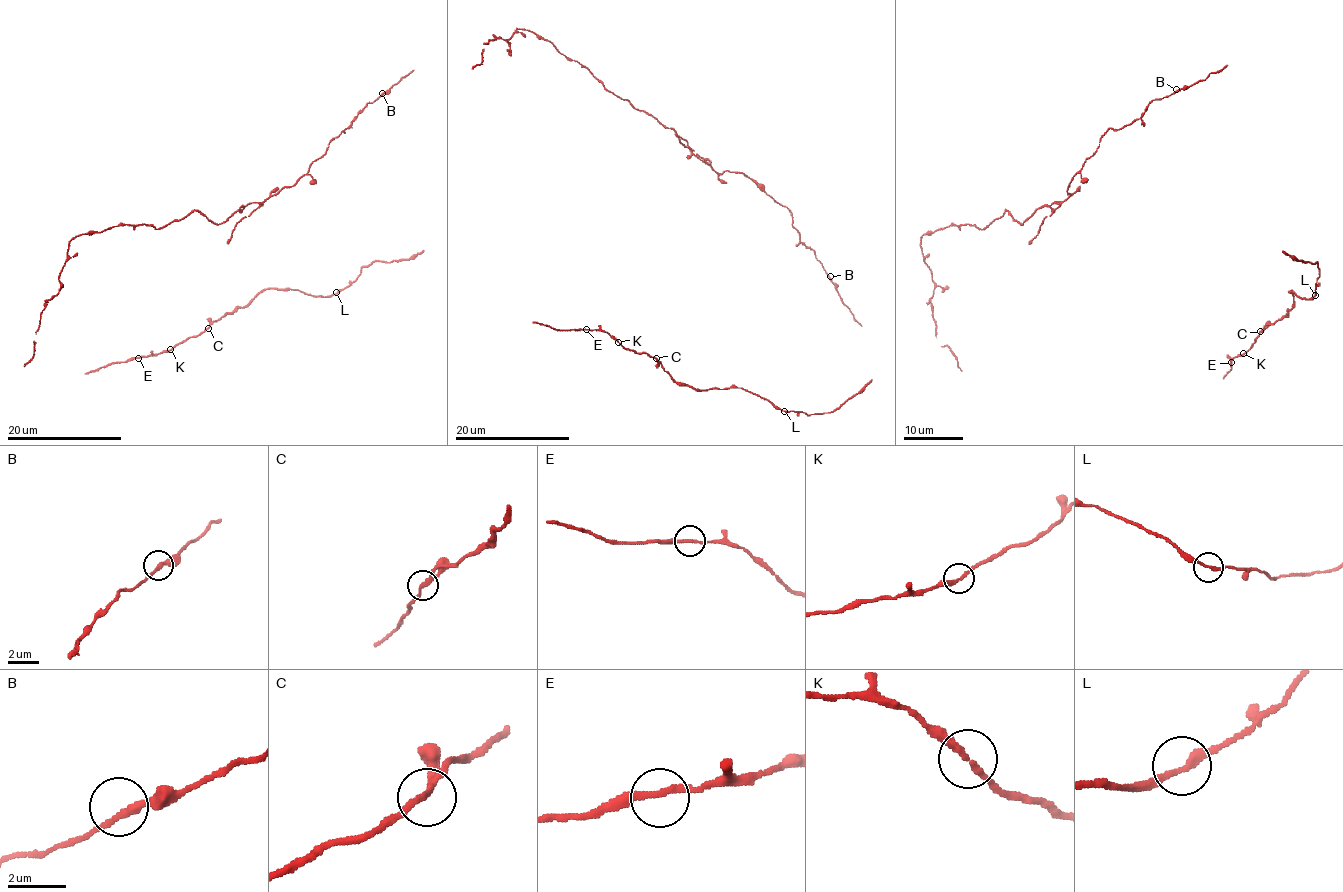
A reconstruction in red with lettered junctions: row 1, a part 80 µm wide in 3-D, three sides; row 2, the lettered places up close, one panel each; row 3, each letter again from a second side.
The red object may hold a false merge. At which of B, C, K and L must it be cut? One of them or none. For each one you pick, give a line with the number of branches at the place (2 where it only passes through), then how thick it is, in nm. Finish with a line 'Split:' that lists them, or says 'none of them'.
Split: none of them

